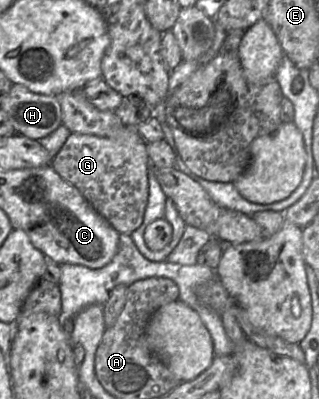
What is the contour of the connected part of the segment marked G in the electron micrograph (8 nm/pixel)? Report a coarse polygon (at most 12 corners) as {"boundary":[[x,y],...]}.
{"boundary":[[136,127],[71,133],[51,161],[119,234],[143,222]]}

